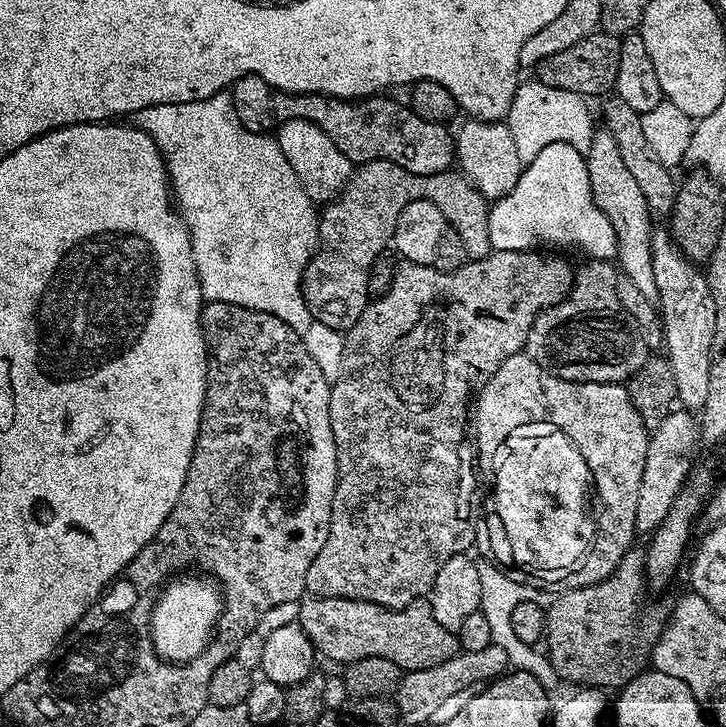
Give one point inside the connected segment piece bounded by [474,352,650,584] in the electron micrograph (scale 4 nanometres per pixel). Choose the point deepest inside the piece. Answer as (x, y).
(601, 421)

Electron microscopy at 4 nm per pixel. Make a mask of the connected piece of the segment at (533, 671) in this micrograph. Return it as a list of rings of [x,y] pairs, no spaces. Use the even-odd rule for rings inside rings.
[[[492,562],[478,563],[478,578],[482,578],[482,602],[480,611],[486,614],[486,622],[490,622],[490,634],[492,643],[502,646],[506,650],[506,658],[509,665],[517,672],[525,672],[534,677],[534,679],[545,688],[550,694],[555,693],[555,688],[562,684],[560,675],[554,670],[554,666],[547,663],[543,655],[540,656],[535,651],[533,645],[521,642],[514,635],[514,629],[510,626],[510,614],[514,611],[514,606],[518,606],[527,600],[539,601],[541,599],[539,587],[525,582],[519,578],[513,578],[504,571],[503,568],[496,567]]]

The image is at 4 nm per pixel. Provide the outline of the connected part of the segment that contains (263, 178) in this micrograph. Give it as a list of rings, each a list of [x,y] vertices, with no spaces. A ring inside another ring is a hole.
[[[227,91],[194,102],[146,106],[135,112],[134,124],[150,134],[164,159],[175,207],[190,234],[201,297],[274,314],[290,330],[307,333],[314,321],[300,283],[320,243],[320,217],[317,205],[298,182],[298,174],[286,162],[275,135],[251,132],[241,124]]]

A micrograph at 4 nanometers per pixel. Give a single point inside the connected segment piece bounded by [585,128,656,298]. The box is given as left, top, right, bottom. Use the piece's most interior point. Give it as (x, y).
(615, 192)

